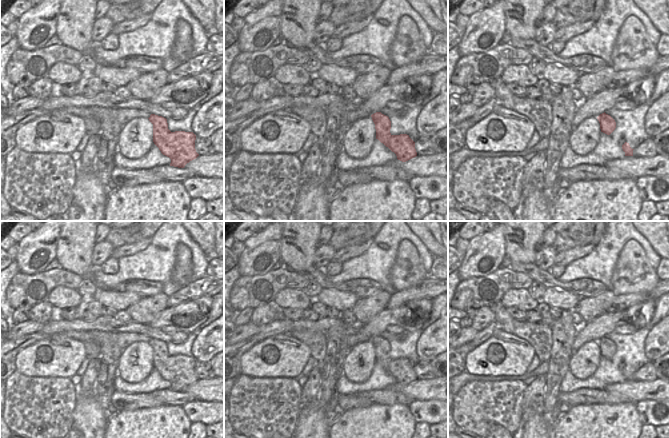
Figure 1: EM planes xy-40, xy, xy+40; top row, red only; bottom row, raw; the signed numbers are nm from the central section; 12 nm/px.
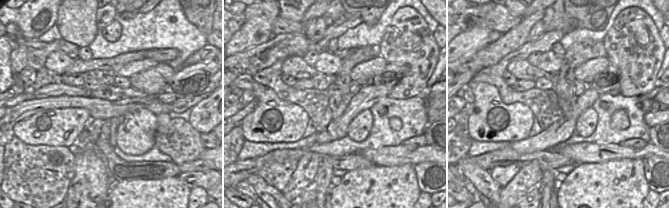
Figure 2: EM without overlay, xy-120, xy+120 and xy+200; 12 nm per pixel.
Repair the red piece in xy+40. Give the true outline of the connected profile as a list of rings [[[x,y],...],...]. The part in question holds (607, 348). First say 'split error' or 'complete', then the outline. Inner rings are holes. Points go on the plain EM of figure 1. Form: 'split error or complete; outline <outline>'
complete; outline [[[605,336],[597,341],[600,347],[601,356],[610,359],[616,352],[615,344]]]

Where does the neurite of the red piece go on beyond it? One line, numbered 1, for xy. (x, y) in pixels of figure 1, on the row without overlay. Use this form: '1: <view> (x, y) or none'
1: none

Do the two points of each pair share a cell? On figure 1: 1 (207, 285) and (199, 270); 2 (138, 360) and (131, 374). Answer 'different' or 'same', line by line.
1: different
2: same

